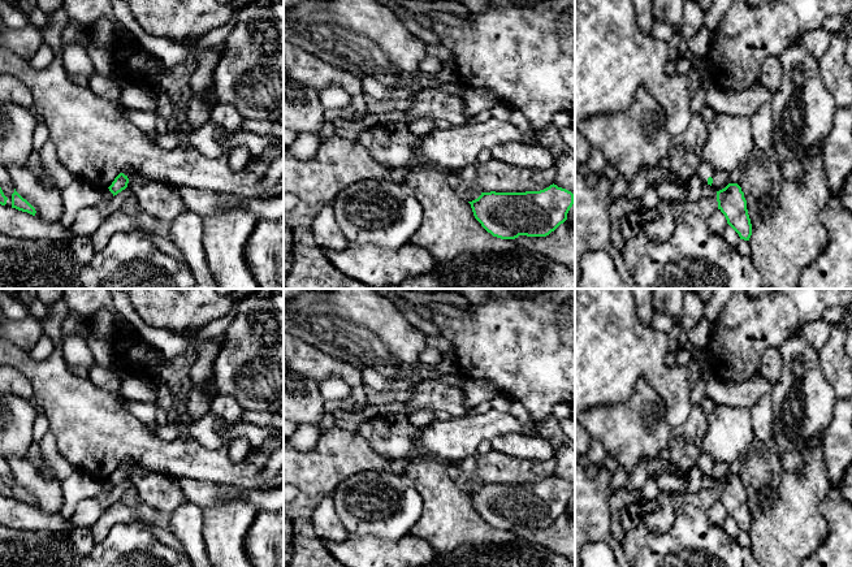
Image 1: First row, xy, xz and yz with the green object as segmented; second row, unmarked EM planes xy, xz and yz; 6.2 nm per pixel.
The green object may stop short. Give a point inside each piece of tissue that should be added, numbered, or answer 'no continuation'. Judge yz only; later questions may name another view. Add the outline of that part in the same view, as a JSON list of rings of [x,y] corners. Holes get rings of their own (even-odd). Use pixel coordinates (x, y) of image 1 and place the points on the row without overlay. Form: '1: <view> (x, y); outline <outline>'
1: yz (704, 462); outline [[[701,453],[697,458],[696,466],[702,471],[704,475],[708,475],[708,469],[713,468],[714,462],[708,454]]]

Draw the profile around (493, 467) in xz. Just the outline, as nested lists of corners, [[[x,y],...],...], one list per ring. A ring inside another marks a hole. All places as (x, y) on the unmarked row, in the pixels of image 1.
[[[490,450],[485,455],[472,455],[459,462],[450,462],[466,477],[481,484],[540,482],[554,475],[555,458],[545,462],[522,460]]]

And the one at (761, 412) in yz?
[[[765,394],[751,407],[753,433],[757,440],[770,445],[773,441],[773,402]]]

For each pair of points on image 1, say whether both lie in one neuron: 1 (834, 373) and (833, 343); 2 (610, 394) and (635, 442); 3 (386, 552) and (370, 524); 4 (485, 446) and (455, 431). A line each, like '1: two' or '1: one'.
1: one
2: two
3: two
4: two

